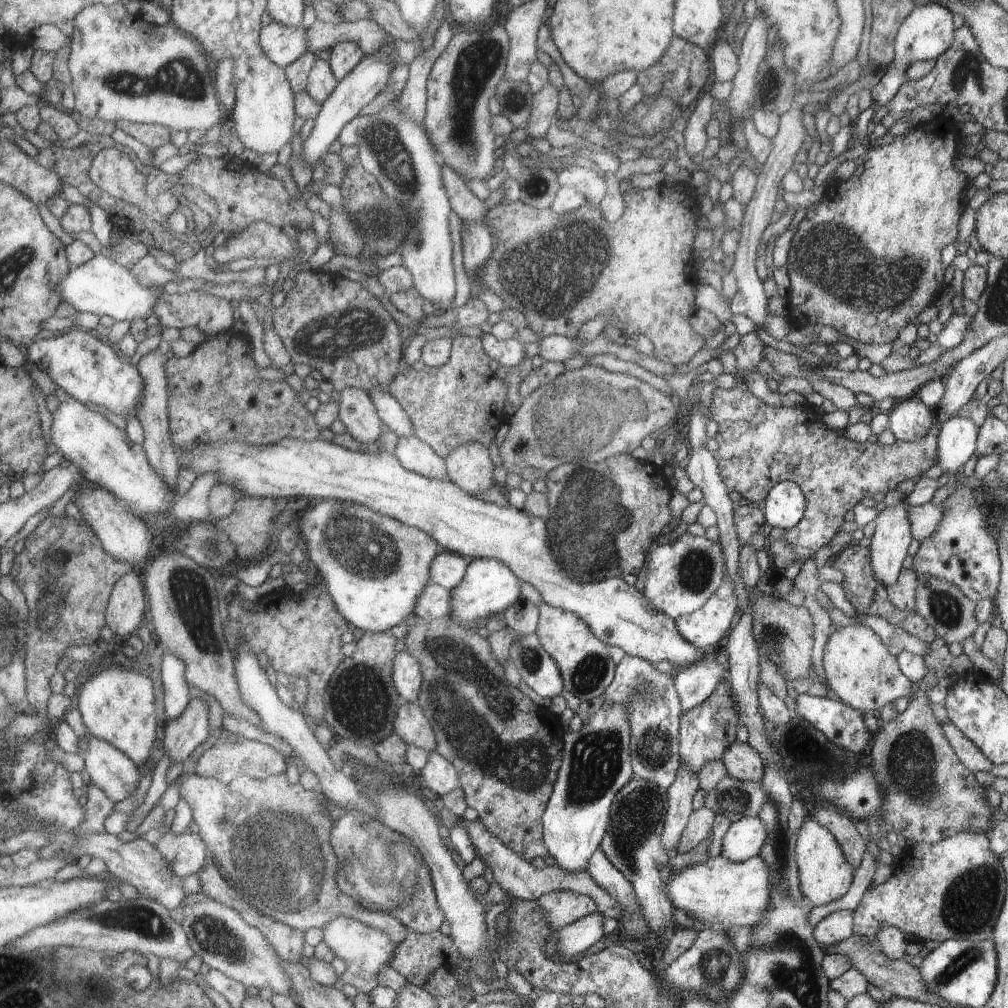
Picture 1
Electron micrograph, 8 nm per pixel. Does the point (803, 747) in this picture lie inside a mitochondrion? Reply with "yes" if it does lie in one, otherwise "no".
no

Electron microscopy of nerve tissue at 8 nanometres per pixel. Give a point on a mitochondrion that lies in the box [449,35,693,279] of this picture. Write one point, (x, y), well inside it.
(511, 97)

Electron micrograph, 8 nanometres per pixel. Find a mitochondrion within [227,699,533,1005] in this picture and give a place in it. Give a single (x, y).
(398, 875)

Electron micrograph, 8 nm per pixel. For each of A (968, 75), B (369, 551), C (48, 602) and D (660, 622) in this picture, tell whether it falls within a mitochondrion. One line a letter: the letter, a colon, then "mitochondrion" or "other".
A: mitochondrion
B: mitochondrion
C: mitochondrion
D: other

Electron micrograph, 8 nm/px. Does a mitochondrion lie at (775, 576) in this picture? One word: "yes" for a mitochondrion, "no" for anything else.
no

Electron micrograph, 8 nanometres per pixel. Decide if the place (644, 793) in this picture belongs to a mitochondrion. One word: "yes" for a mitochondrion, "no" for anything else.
yes

